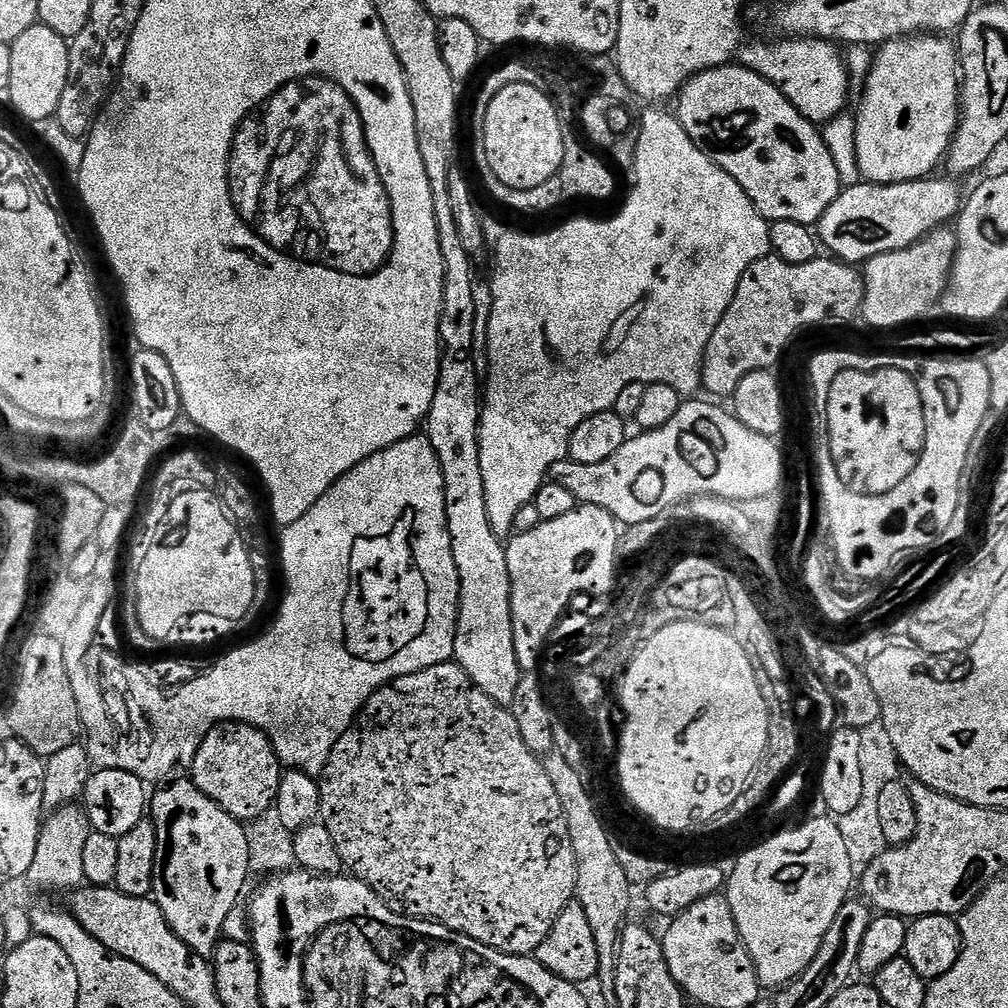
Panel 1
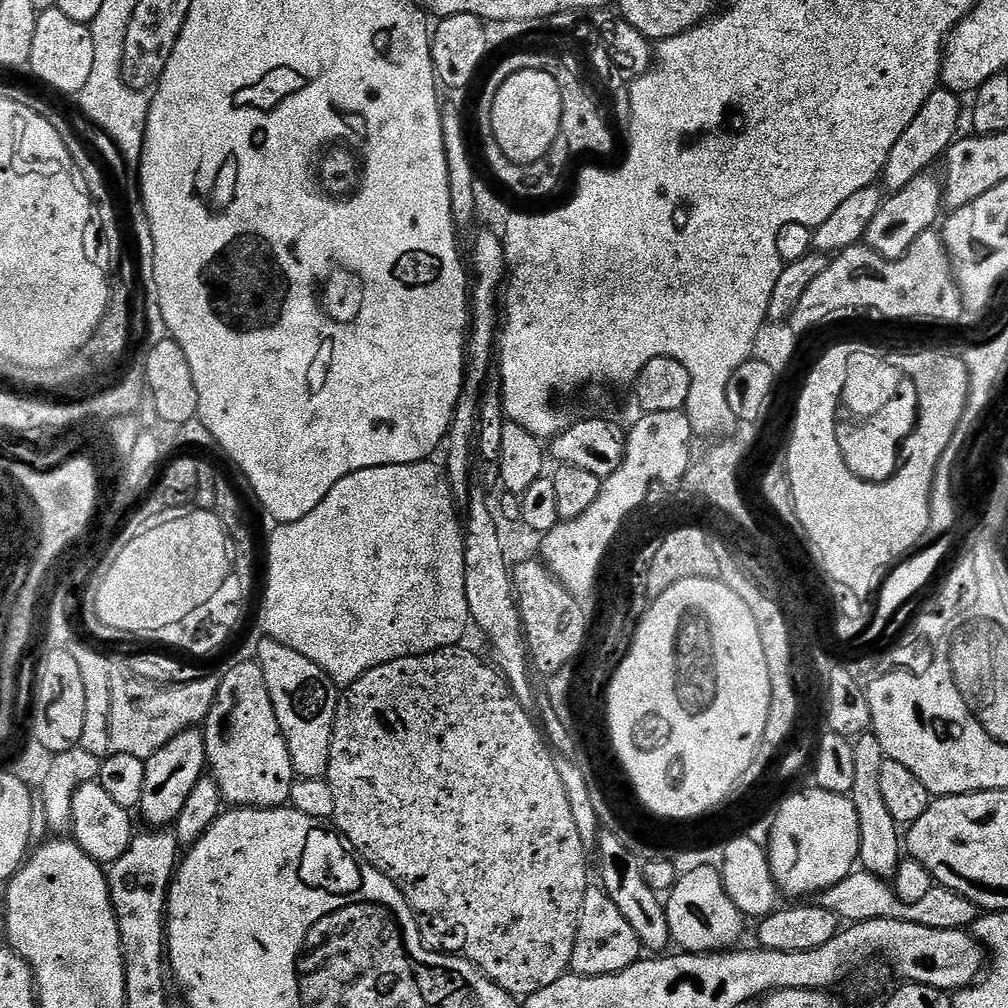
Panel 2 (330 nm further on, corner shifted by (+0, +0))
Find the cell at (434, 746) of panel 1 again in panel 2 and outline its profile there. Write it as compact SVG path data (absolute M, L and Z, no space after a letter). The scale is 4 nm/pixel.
M464 647L439 648L421 656L386 662L362 674L343 689L334 718L326 777L330 790L334 790L332 820L352 843L356 855L398 886L416 913L420 933L429 948L463 956L511 996L527 998L538 990L546 990L550 982L558 982L558 978L565 976L572 967L578 914L582 910L582 898L590 887L589 853L582 838L578 838L574 814L570 811L570 801L566 799L566 786L562 786L562 774L558 774L556 756L533 713L518 703L508 688L507 680L485 657L484 661Z

